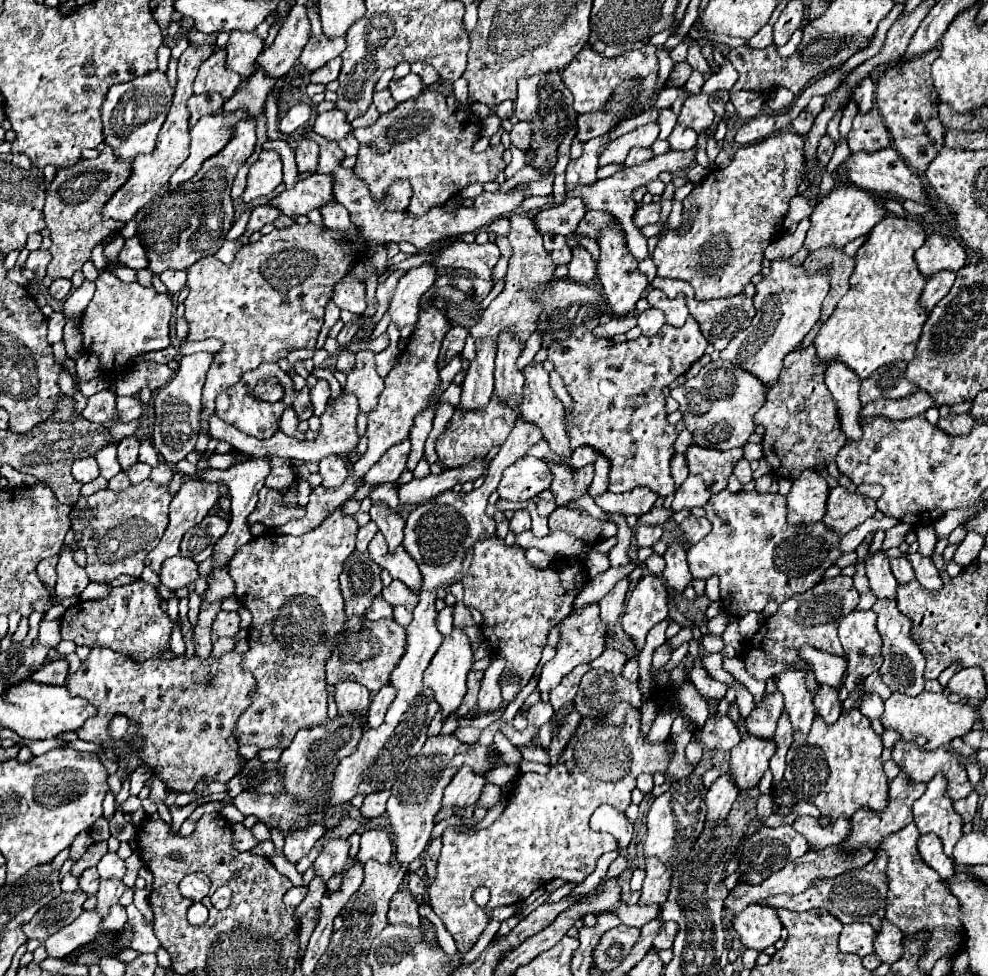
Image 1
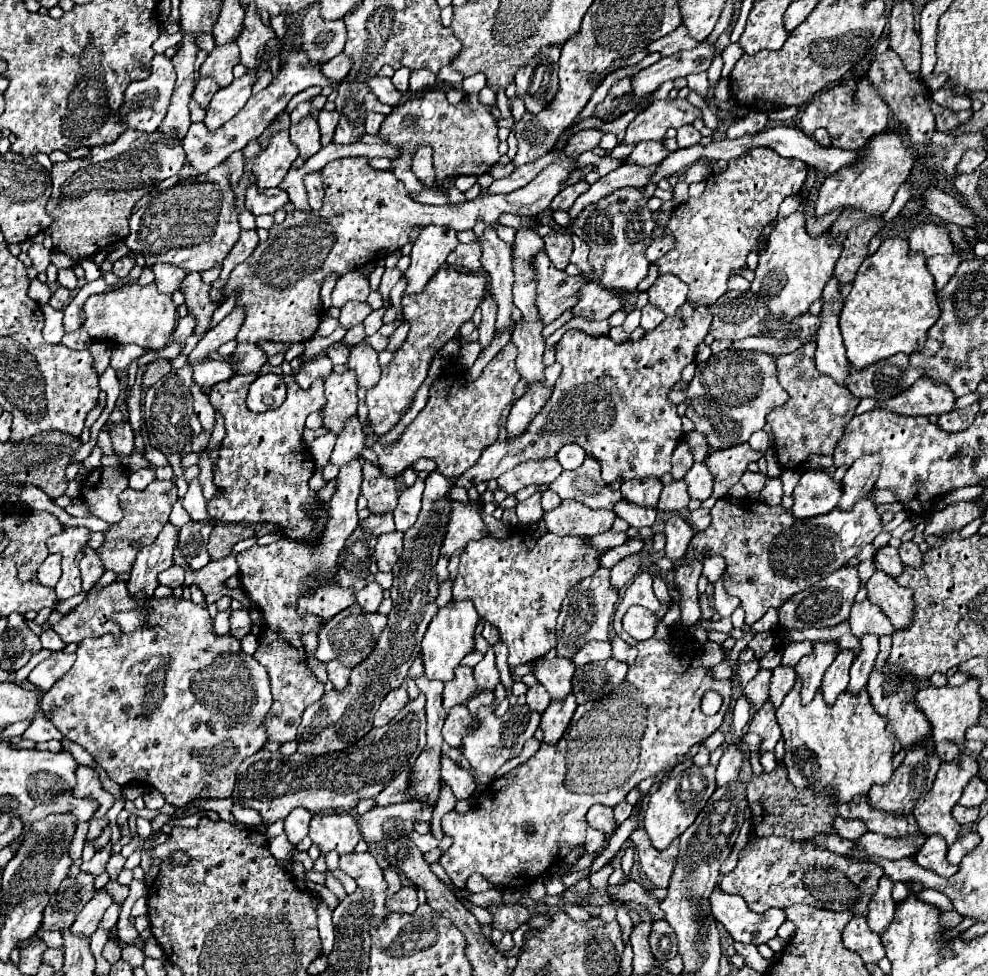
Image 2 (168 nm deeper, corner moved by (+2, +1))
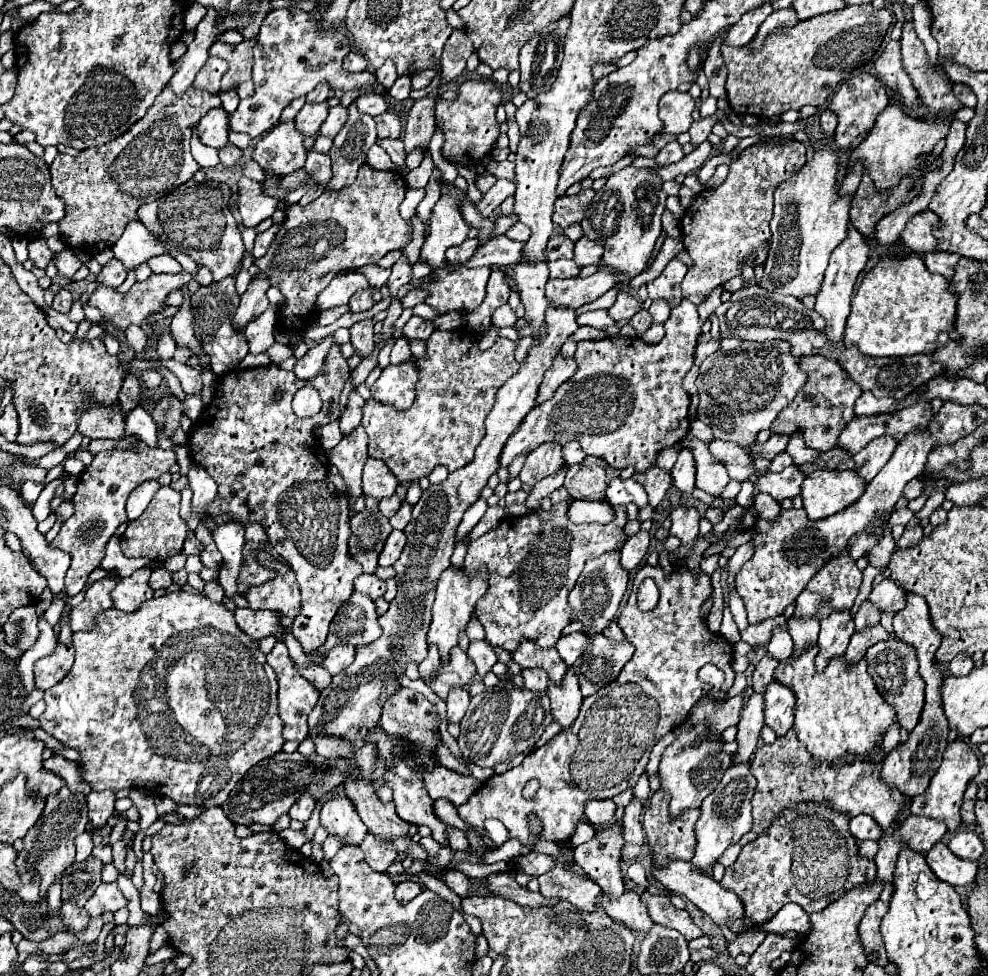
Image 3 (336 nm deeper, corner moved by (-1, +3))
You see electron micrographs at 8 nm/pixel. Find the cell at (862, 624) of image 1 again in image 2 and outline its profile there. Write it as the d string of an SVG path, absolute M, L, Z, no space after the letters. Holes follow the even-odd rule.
M867 598L863 602L855 602L851 608L851 618L849 618L851 630L857 638L861 638L867 632L873 632L877 636L885 636L885 634L893 634L893 626L887 618L887 614L877 608L877 604L869 602Z

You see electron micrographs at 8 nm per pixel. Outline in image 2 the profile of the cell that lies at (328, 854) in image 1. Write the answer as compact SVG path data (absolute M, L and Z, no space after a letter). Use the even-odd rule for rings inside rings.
M315 814L309 826L309 838L321 848L321 854L331 850L353 852L363 838L355 814Z

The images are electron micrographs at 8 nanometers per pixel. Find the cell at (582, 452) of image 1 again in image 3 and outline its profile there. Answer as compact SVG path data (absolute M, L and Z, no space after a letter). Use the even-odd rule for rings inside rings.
M576 442L564 444L564 446L562 446L562 454L564 454L564 460L566 460L568 466L570 466L570 464L582 464L582 460L586 458L584 450L582 450L580 444L576 444Z

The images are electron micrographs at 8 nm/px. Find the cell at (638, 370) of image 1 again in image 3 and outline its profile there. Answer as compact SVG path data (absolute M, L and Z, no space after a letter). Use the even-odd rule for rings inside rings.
M682 300L676 310L672 310L668 318L668 334L658 344L646 344L640 338L624 338L624 336L608 336L602 340L582 340L578 342L574 362L578 370L572 378L568 378L550 400L534 406L528 416L522 420L518 430L508 438L498 458L500 468L508 468L516 456L528 454L544 442L556 442L560 446L576 440L582 444L584 452L590 456L602 458L610 468L622 470L632 466L636 472L646 472L656 466L656 456L680 444L682 438L690 430L688 422L688 404L690 396L682 388L682 380L694 364L694 348L700 328L706 320L698 316L698 310L692 302Z

